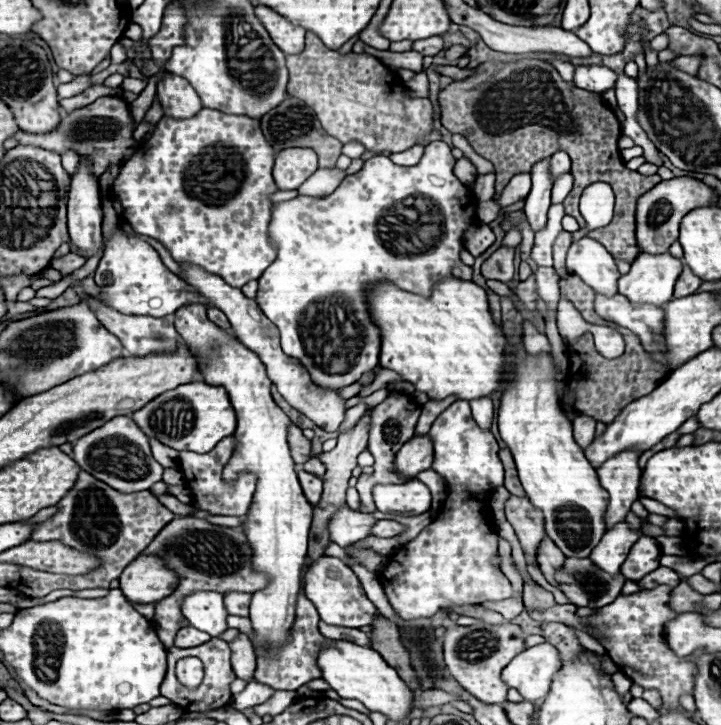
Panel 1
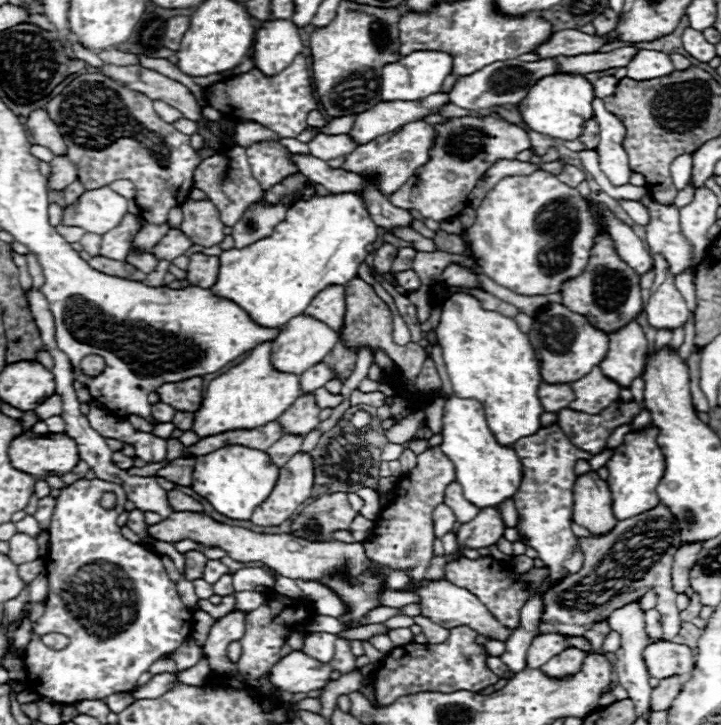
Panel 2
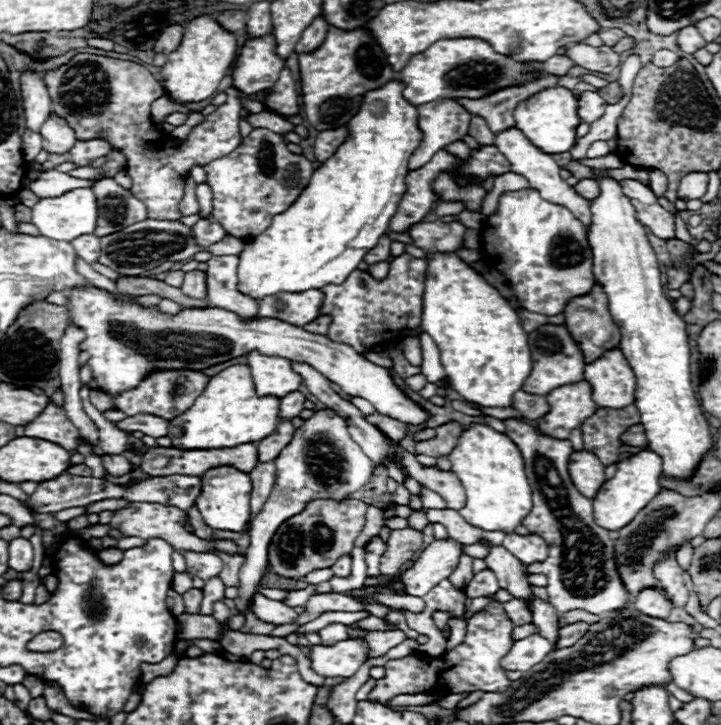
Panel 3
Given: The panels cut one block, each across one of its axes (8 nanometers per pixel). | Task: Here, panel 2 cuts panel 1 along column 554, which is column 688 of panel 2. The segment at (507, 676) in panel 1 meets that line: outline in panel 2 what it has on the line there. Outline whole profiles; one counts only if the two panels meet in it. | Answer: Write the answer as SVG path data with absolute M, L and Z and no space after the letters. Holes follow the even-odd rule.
M652 642L644 648L644 662L648 674L654 678L668 678L672 674L690 674L694 668L694 652L688 646L674 642Z

